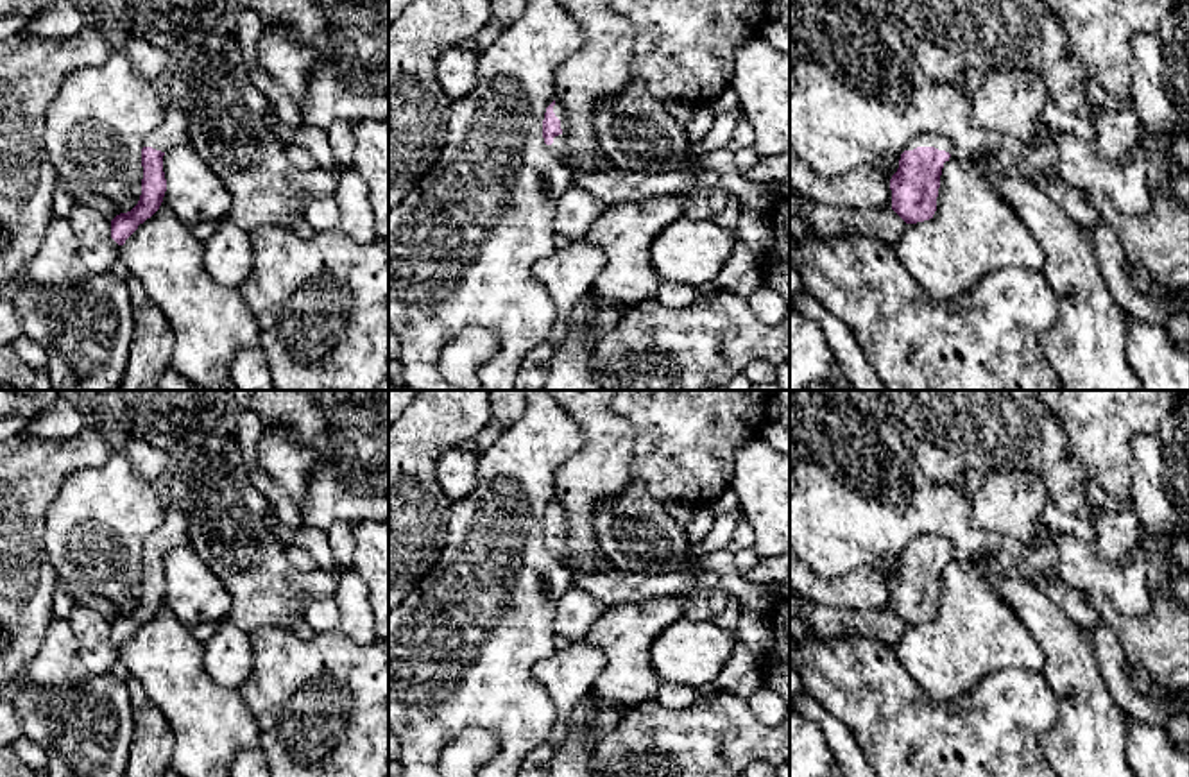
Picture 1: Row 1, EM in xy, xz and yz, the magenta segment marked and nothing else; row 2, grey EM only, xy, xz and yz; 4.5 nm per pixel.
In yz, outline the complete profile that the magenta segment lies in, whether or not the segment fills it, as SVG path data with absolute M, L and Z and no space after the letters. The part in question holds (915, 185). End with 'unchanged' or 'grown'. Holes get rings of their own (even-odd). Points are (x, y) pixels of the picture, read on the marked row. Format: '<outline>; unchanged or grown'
M919 134L901 154L899 168L890 179L892 209L906 222L933 218L944 163L953 143L942 134Z; grown

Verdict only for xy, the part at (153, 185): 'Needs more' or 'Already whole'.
Needs more

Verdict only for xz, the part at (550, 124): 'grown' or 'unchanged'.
grown

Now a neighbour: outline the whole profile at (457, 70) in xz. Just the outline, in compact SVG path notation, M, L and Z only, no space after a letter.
M458 45L449 47L437 56L435 72L442 91L455 102L476 88L478 54Z

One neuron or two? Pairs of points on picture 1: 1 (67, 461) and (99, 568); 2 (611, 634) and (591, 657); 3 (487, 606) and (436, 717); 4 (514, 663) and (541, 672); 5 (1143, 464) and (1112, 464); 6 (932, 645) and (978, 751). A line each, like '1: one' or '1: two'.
1: two
2: two
3: one
4: two
5: two
6: two

